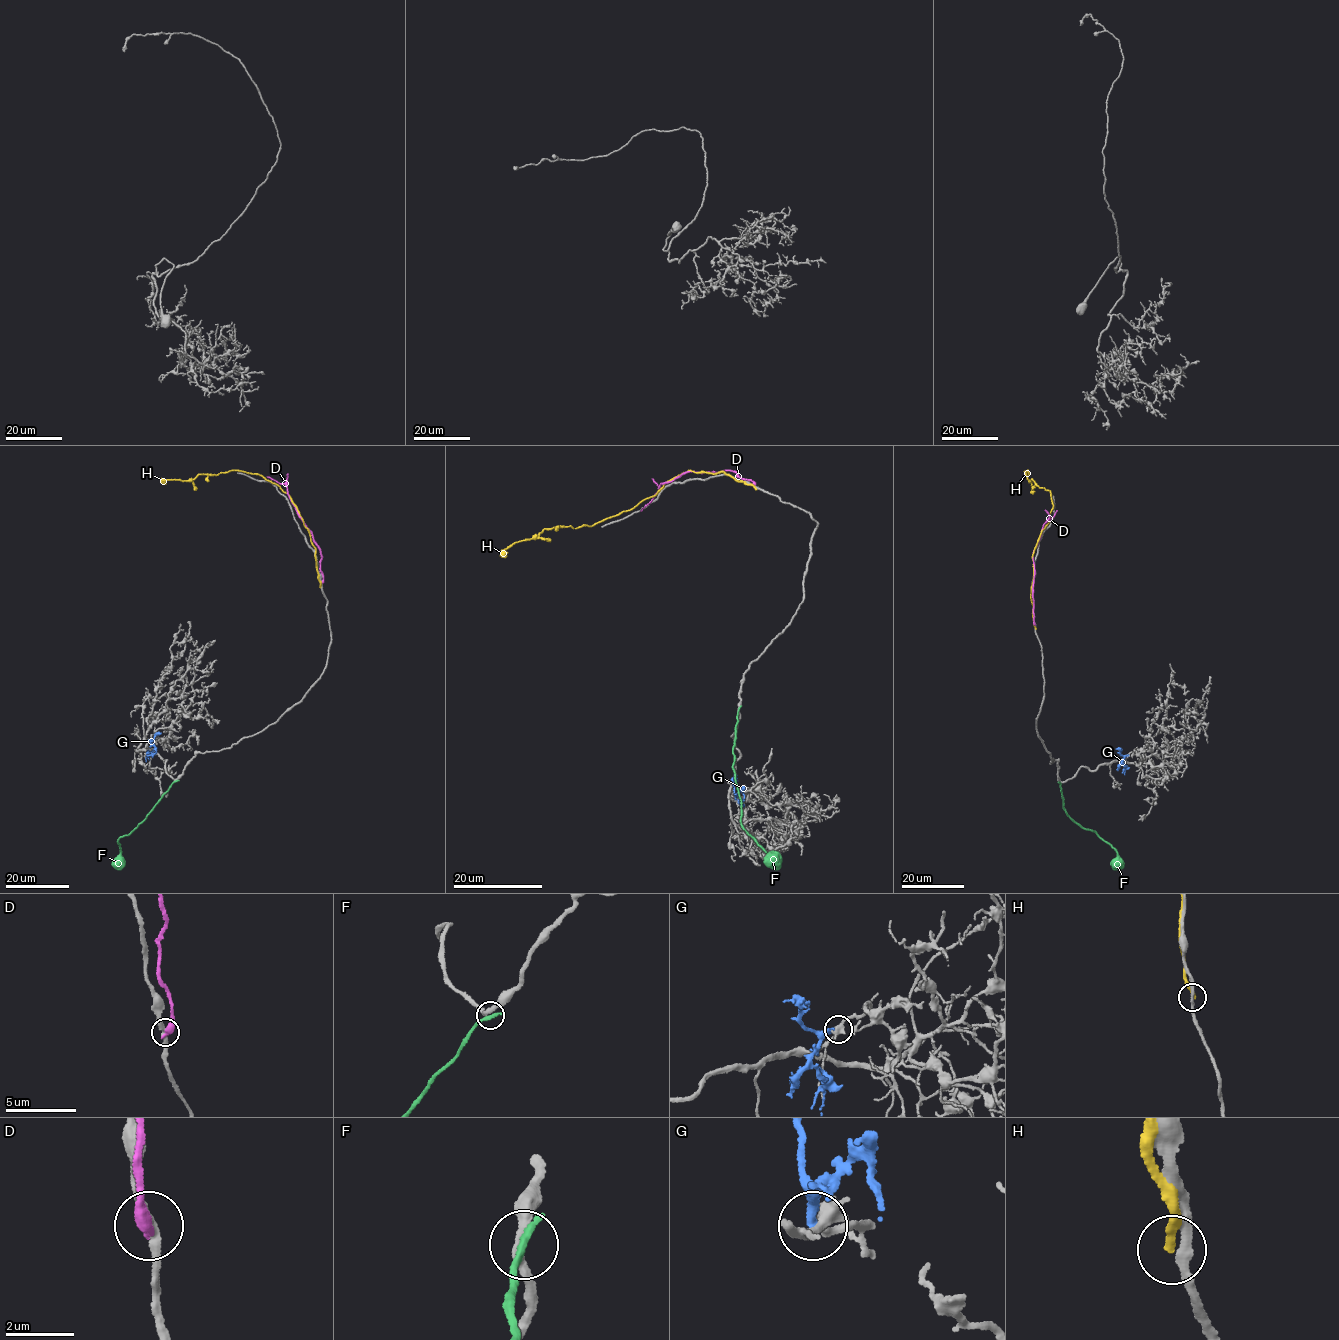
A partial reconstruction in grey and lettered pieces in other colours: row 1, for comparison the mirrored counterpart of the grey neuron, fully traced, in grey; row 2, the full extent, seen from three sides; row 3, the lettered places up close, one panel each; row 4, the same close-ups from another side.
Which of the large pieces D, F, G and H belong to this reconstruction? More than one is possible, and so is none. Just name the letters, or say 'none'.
none

